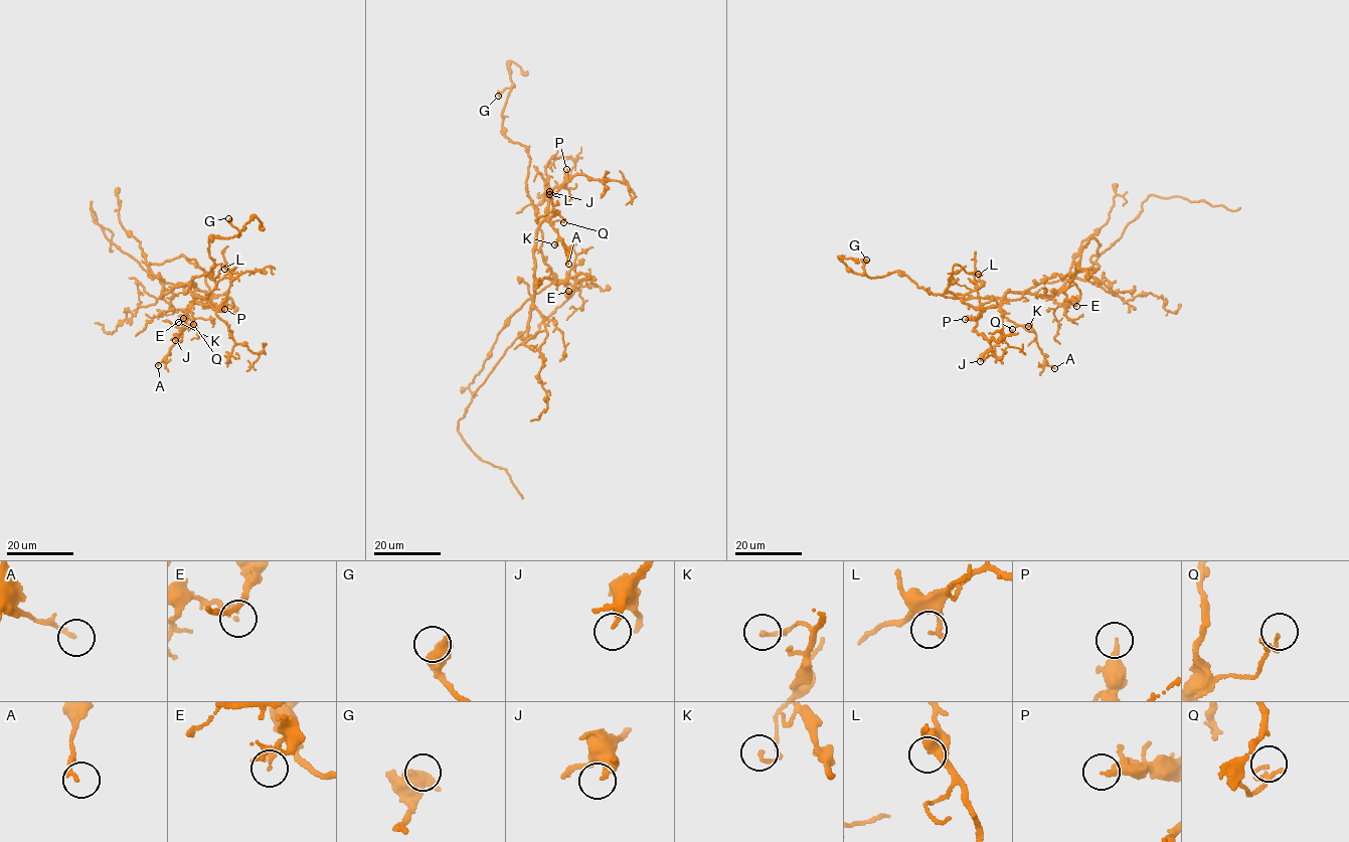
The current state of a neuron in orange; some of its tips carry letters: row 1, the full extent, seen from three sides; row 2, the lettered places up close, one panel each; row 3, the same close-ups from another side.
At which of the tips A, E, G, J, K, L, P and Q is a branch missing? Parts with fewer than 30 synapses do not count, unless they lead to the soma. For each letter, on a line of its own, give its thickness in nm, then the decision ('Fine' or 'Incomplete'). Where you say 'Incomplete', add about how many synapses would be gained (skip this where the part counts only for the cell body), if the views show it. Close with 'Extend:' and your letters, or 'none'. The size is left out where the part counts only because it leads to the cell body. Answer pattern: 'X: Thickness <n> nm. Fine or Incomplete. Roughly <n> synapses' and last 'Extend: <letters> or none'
A: Thickness 130 nm. Fine
E: Thickness 110 nm. Fine
G: Thickness 500 nm. Fine
J: Thickness 180 nm. Fine
K: Thickness 140 nm. Fine
L: Thickness 160 nm. Fine
P: Thickness 280 nm. Incomplete. Roughly 90 synapses
Q: Thickness 120 nm. Fine
Extend: P

